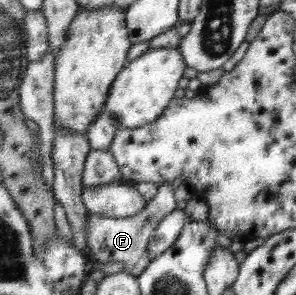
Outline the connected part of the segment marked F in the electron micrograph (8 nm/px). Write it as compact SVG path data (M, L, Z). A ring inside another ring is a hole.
M166 183L160 186L158 195L149 200L146 210L142 214L131 217L100 216L91 213L89 222L89 250L94 266L110 262L125 263L125 271L133 273L138 277L142 276L148 267L153 263L151 254L148 252L154 233L158 230L160 223L176 210L176 198L174 183Z

